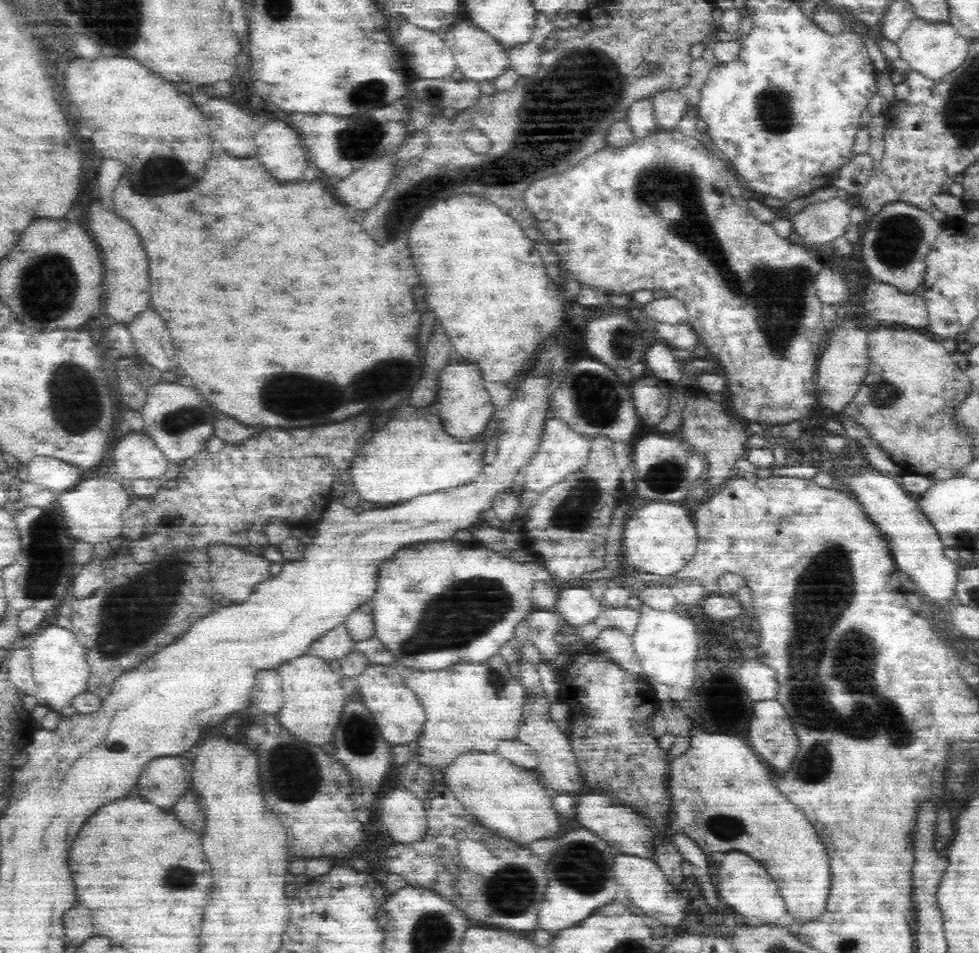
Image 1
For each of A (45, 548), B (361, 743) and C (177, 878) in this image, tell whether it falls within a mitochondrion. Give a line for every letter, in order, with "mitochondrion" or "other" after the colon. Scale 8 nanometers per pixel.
A: mitochondrion
B: mitochondrion
C: mitochondrion

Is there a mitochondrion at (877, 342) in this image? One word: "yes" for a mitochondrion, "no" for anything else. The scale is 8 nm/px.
no

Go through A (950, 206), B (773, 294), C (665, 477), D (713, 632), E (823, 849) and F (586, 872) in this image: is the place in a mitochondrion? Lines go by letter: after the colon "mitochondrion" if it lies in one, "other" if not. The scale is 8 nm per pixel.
A: other
B: mitochondrion
C: mitochondrion
D: other
E: other
F: mitochondrion

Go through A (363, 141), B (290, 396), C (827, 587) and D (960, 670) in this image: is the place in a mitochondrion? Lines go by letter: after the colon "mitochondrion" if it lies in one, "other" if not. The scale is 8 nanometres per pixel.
A: mitochondrion
B: mitochondrion
C: mitochondrion
D: other

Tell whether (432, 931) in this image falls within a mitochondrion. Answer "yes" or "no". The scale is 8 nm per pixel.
yes

